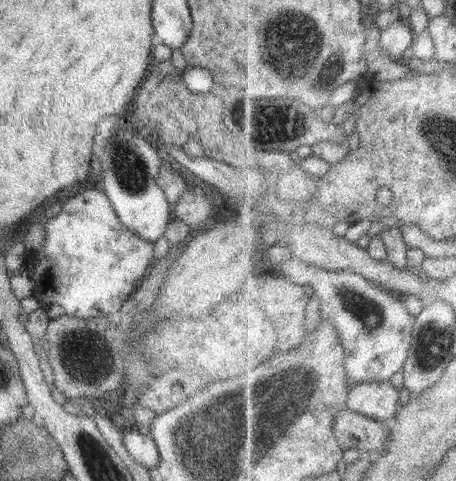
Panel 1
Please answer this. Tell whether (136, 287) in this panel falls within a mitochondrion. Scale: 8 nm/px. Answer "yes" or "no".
no

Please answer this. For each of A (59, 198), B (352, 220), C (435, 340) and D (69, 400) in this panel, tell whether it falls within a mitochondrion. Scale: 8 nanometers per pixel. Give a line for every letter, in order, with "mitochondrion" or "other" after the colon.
A: other
B: other
C: mitochondrion
D: other

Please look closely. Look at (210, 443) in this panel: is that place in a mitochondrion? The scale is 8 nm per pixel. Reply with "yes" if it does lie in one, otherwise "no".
yes

